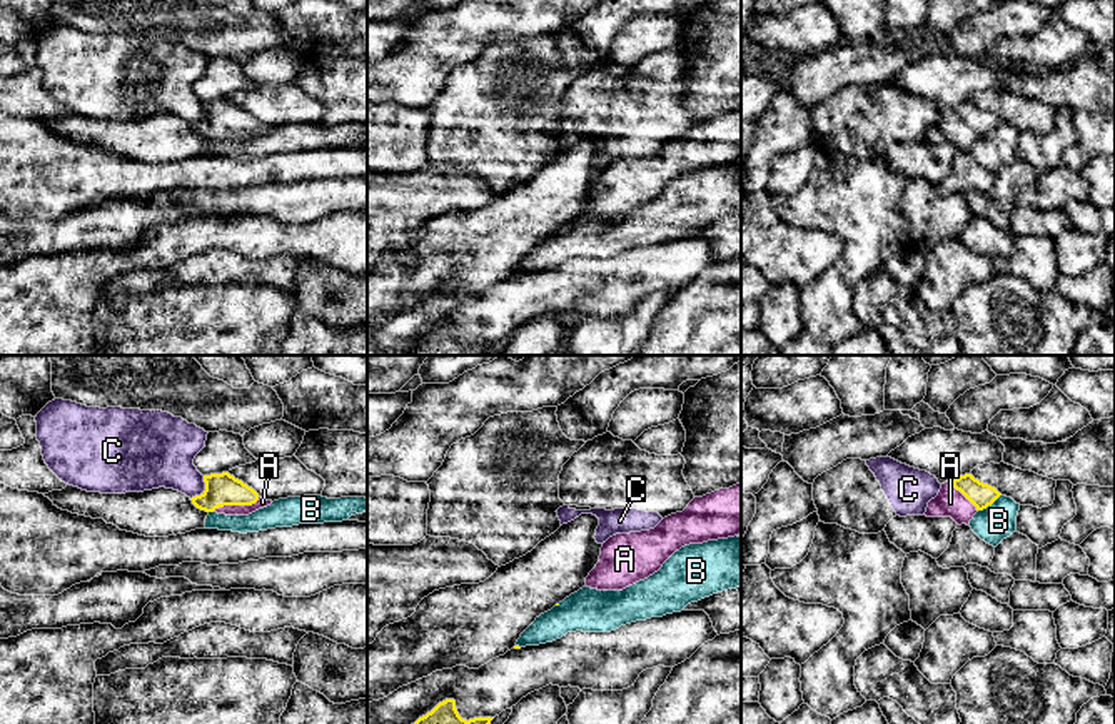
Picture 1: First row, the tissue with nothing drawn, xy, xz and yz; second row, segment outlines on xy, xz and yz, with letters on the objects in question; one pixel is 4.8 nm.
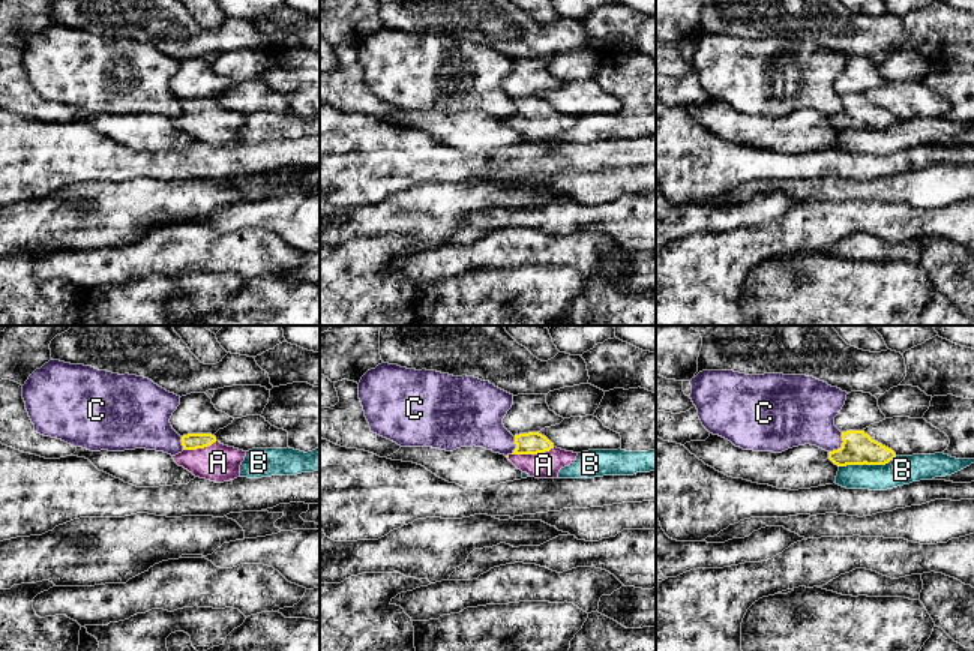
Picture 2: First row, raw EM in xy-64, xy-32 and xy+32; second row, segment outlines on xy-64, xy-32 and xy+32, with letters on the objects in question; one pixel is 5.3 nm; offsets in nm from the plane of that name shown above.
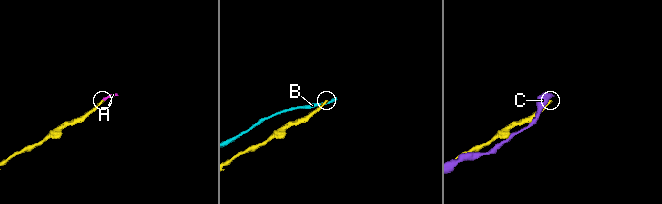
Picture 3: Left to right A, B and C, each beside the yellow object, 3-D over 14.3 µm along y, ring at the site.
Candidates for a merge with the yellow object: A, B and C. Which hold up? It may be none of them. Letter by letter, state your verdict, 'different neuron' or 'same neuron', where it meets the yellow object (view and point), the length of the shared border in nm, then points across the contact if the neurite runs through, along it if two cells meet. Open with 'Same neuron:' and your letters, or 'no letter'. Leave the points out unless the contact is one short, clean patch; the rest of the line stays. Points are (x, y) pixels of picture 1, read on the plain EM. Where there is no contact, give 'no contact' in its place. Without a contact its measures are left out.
Same neuron: A
A: same neuron; meets yellow in xy at (236, 130); contact 240 nm long; runs through xy (222, 115), (236, 130), (262, 129)
B: different neuron; meets yellow in yz at (988, 130); contact 140 nm long
C: different neuron; meets yellow in xy at (206, 115); contact 140 nm long

